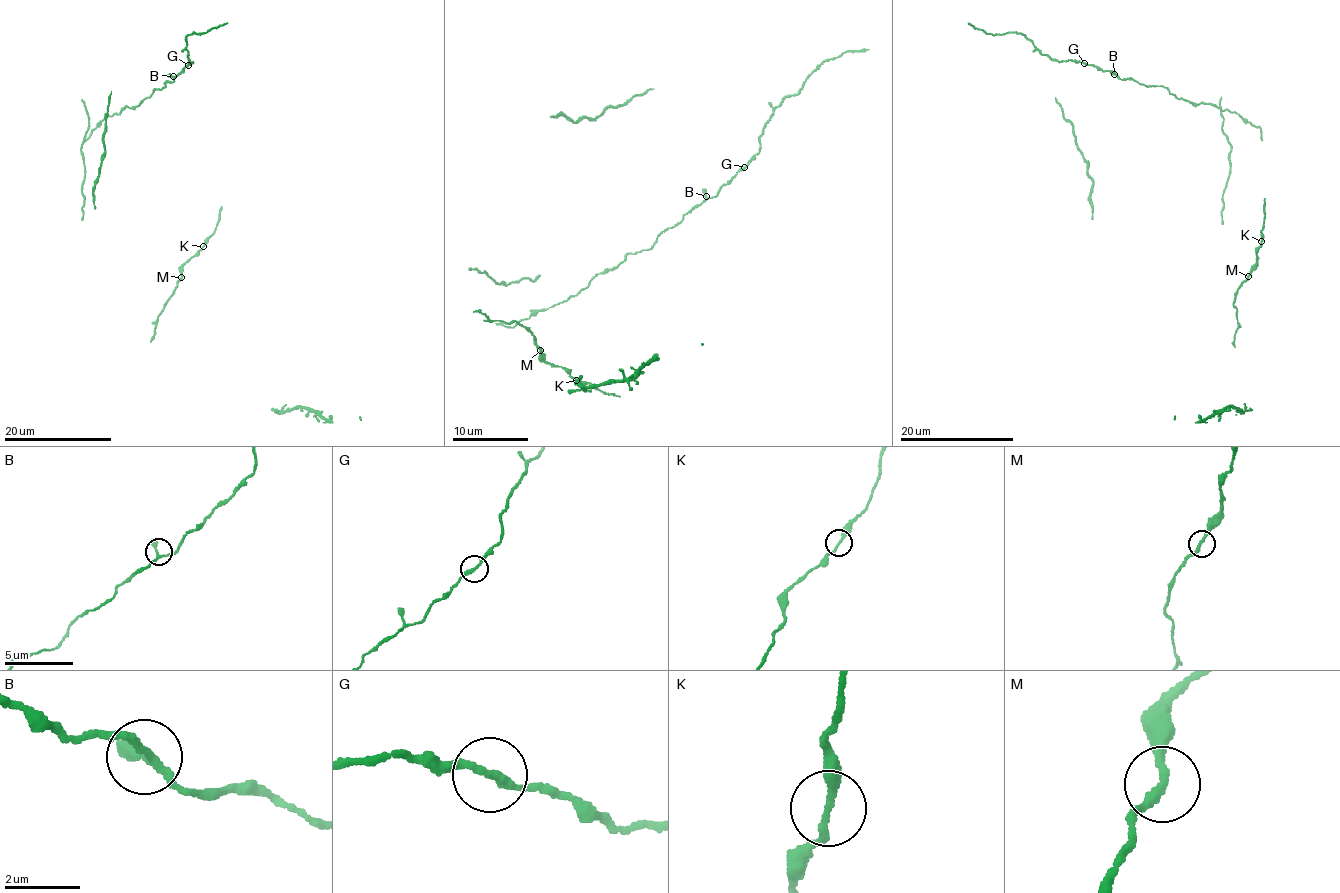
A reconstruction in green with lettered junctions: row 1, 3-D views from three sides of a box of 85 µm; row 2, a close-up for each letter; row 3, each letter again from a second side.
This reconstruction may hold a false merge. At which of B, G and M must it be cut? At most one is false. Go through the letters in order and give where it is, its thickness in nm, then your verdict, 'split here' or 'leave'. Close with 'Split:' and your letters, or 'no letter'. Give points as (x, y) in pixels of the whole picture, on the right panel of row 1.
B: at (1114, 74); 240 nm thick; leave
G: at (1084, 63); 200 nm thick; leave
M: at (1248, 276); 220 nm thick; leave
Split: no letter

